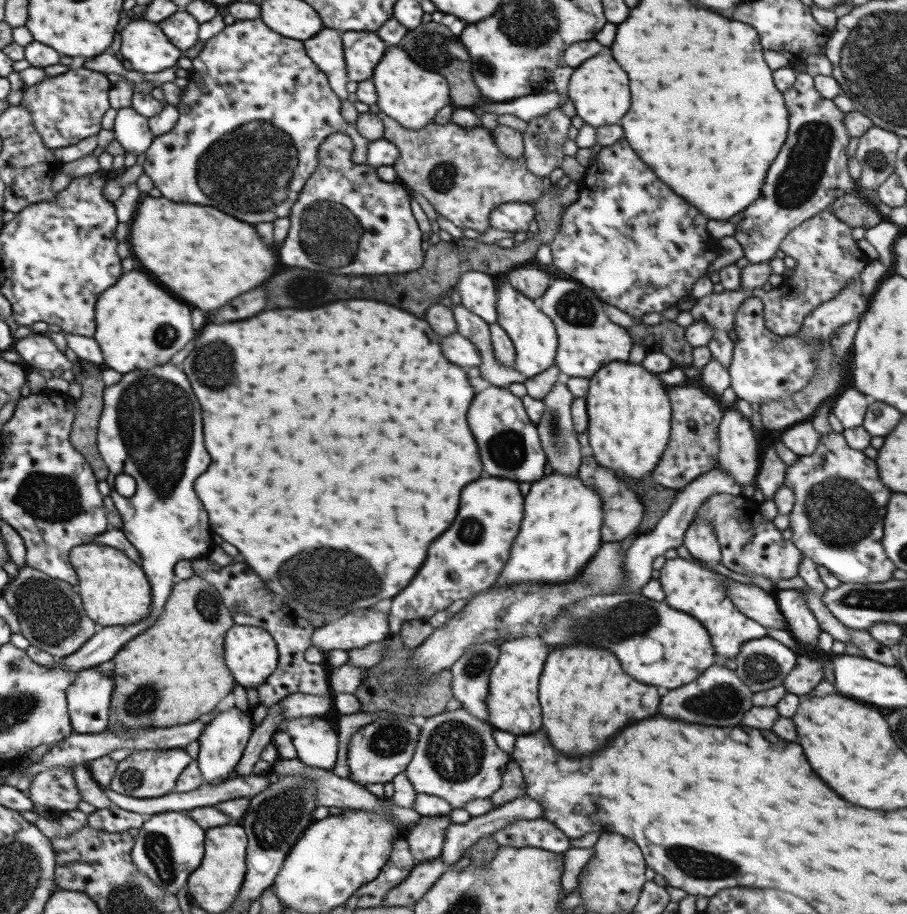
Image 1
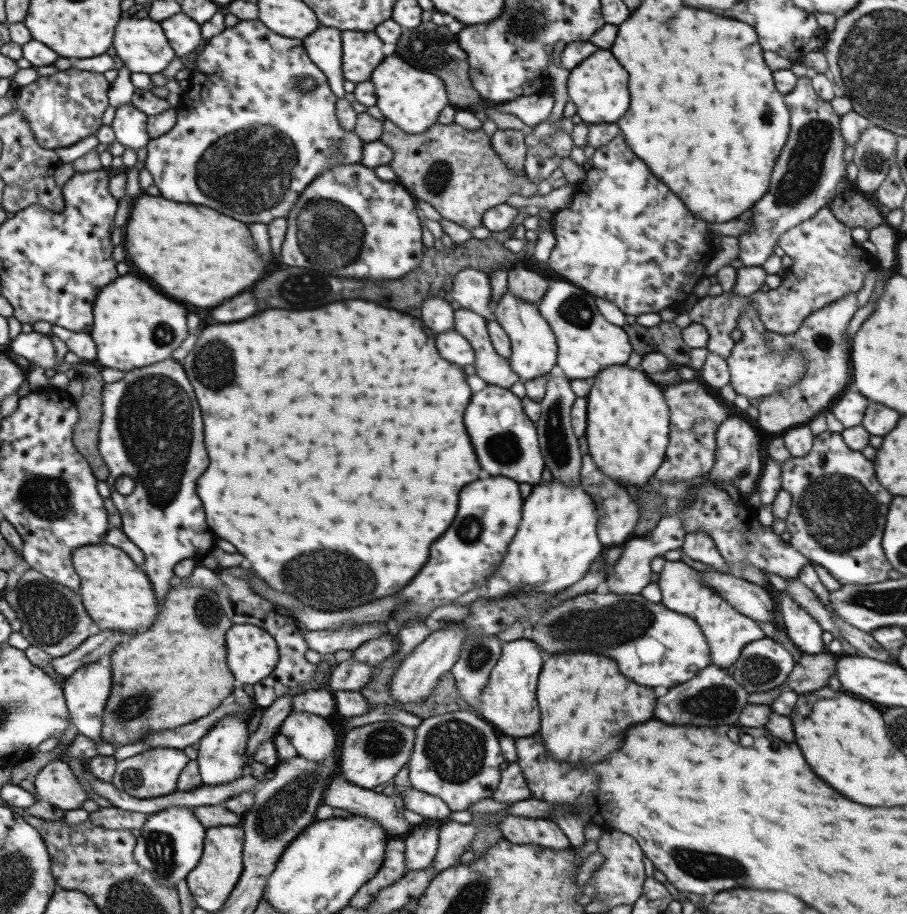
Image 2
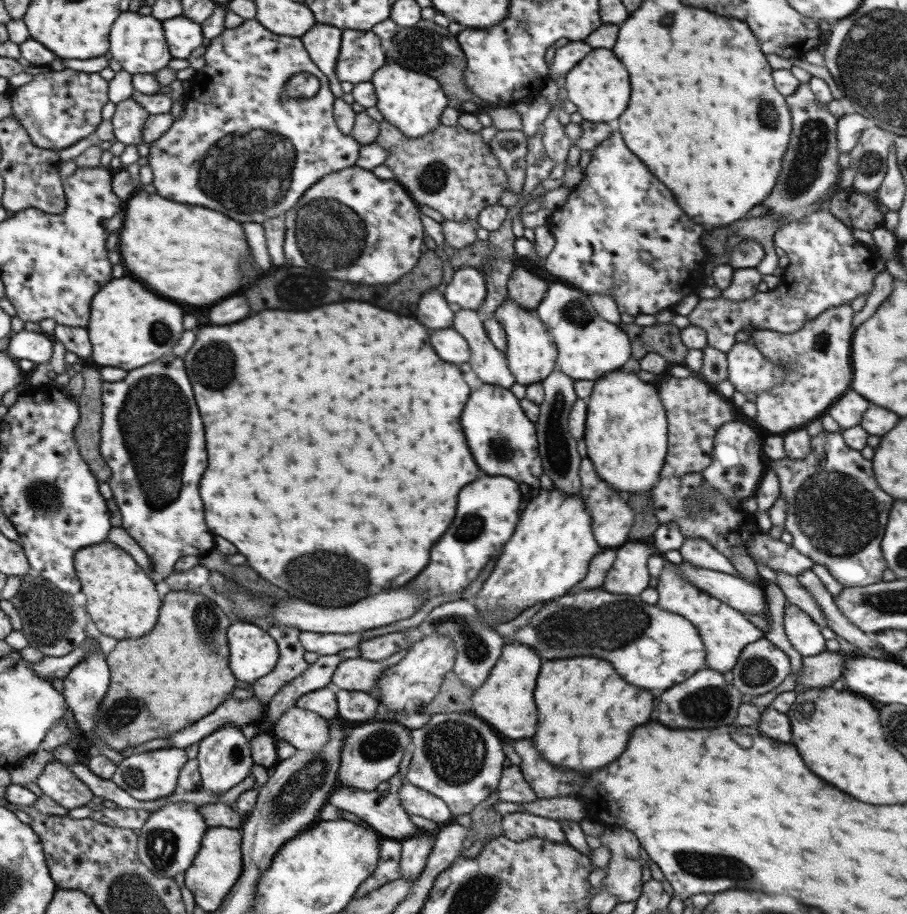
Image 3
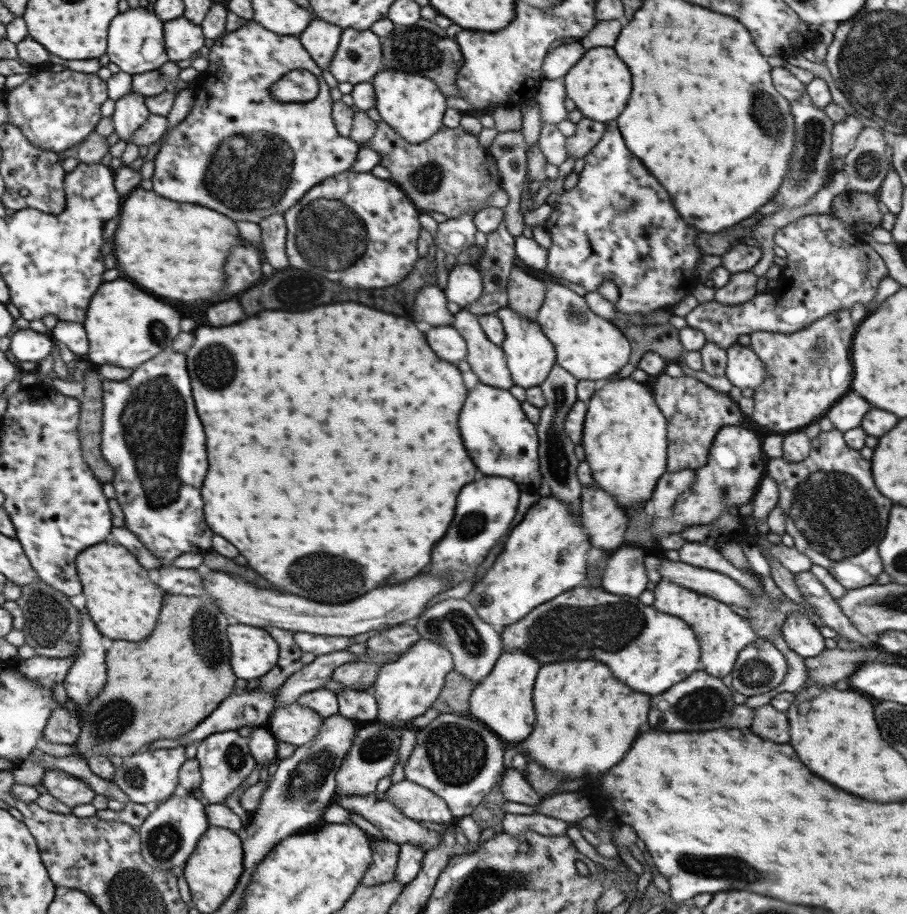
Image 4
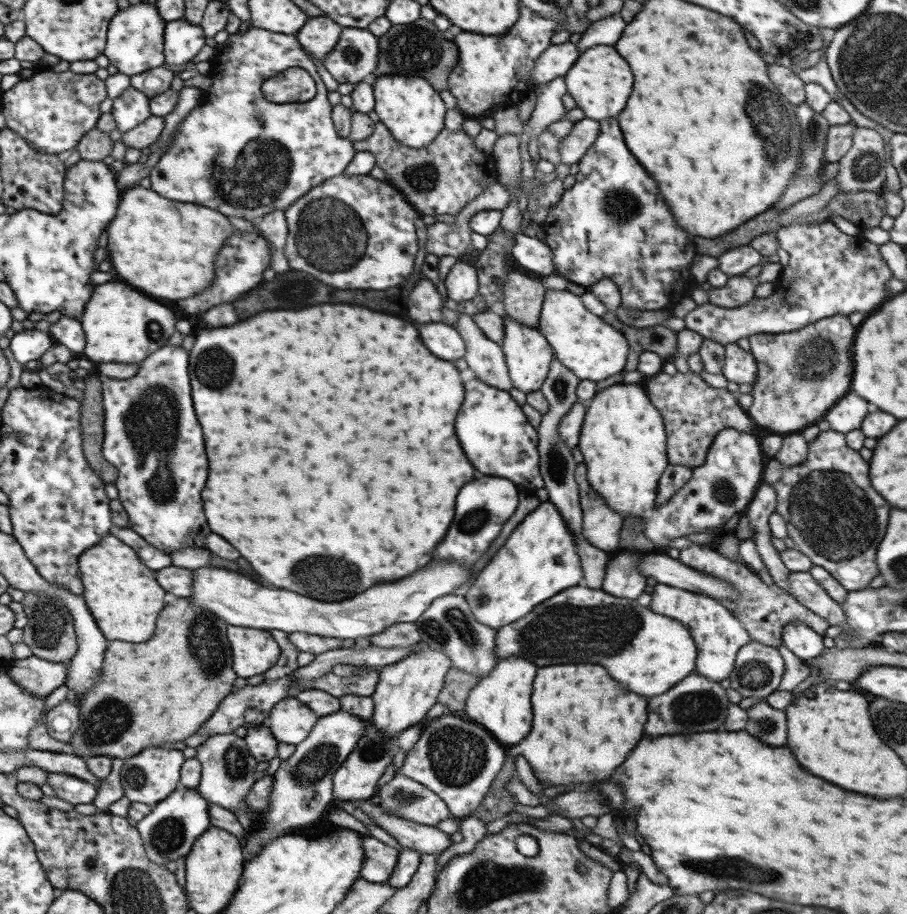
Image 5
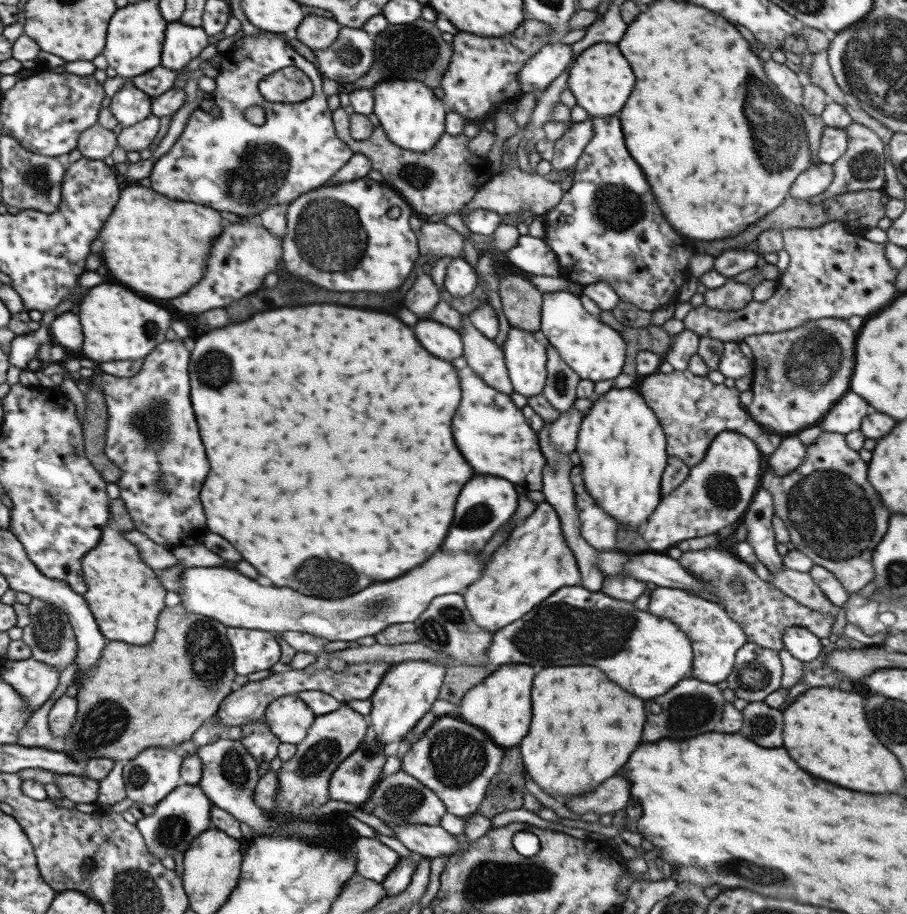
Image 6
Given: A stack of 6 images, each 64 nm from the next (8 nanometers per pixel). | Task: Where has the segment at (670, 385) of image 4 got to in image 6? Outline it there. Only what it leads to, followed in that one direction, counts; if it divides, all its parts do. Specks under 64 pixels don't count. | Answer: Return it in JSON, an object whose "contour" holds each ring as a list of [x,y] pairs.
{"contour":[[[673,369],[668,374],[657,371],[645,376],[637,384],[636,390],[659,420],[666,440],[667,456],[677,457],[688,467],[703,460],[711,439],[719,432],[731,431],[747,436],[757,446],[760,454],[766,455],[770,455],[783,439],[780,434],[773,436],[773,432],[763,430],[764,427],[748,415],[739,403],[740,392],[735,387],[712,384],[707,377],[694,376],[687,369]]]}

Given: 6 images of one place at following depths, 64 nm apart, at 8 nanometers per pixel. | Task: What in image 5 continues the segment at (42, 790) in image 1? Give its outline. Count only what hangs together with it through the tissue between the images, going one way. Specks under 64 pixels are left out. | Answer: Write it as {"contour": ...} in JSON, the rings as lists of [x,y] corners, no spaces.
{"contour":[[[48,773],[46,783],[51,786],[57,798],[72,805],[89,804],[96,795],[95,787],[68,774]]]}

